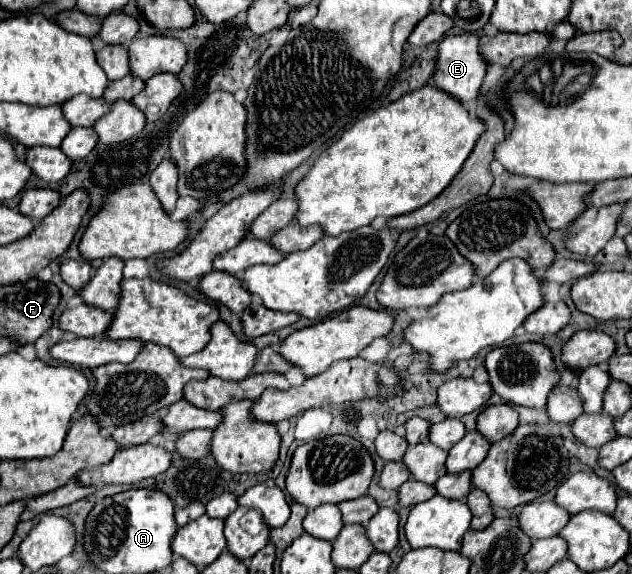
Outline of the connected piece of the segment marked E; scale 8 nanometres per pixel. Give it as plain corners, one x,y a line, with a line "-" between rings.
459,34
459,36
445,36
443,42
439,44
439,54
437,54
437,72
433,76
433,82
437,88
453,94
461,102
475,100
479,94
479,88
483,84
485,72
487,72
487,60
481,58
479,54
479,36
477,34

